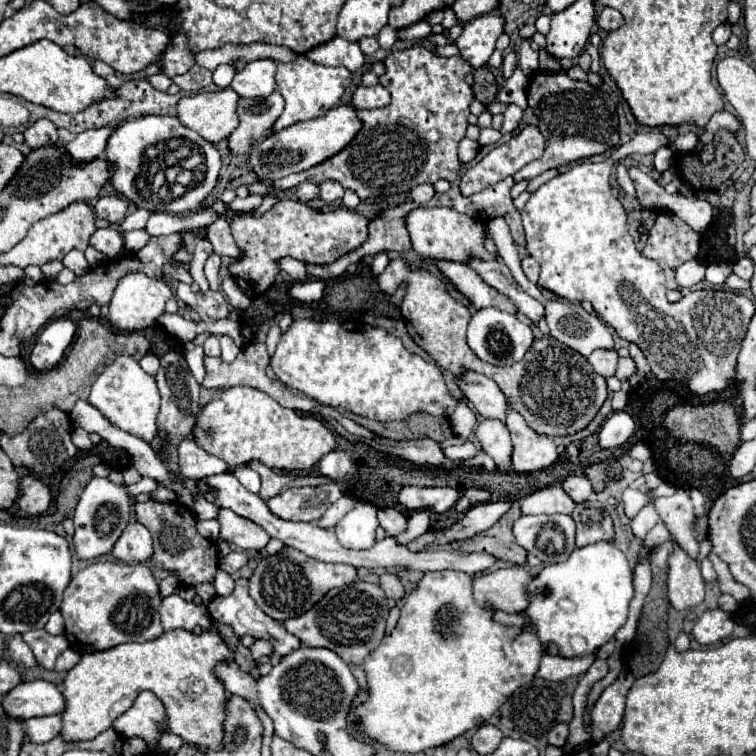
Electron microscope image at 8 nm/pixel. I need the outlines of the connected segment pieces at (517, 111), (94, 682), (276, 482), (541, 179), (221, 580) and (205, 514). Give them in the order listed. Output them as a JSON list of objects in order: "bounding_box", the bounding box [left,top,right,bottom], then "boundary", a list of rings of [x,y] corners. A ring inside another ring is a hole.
[{"bounding_box":[501,104,523,134],"boundary":[[[509,104],[507,112],[505,112],[505,122],[503,122],[503,126],[501,126],[501,132],[503,132],[503,134],[505,134],[505,132],[513,132],[513,130],[519,126],[521,116],[523,116],[523,110],[521,110],[517,104]]]},{"bounding_box":[59,630,233,750],"boundary":[[[169,630],[161,638],[143,644],[121,644],[103,652],[83,654],[61,684],[65,710],[59,736],[65,742],[91,740],[111,728],[113,720],[133,704],[141,690],[153,690],[165,706],[169,732],[181,736],[187,744],[221,750],[225,704],[229,698],[221,680],[213,674],[213,666],[221,658],[233,658],[233,652],[219,634],[209,630],[201,636],[189,630]]]},{"bounding_box":[249,460,297,500],"boundary":[[[258,460],[249,463],[249,466],[257,471],[261,478],[261,488],[259,496],[263,500],[269,500],[273,496],[277,496],[285,487],[287,487],[291,480],[297,478],[291,473],[277,472],[263,465]]]},{"bounding_box":[527,168,559,192],"boundary":[[[553,168],[553,170],[547,170],[547,172],[539,174],[539,176],[535,176],[533,180],[529,180],[529,188],[527,188],[527,190],[529,190],[529,192],[535,192],[541,184],[545,184],[547,180],[551,180],[551,178],[553,178],[553,176],[557,176],[557,174],[559,174],[559,170],[555,170],[555,168]]]},{"bounding_box":[213,570,233,596],"boundary":[[[219,570],[219,572],[215,574],[213,586],[215,586],[215,590],[217,590],[219,596],[229,596],[229,594],[233,592],[233,578],[231,578],[227,572]]]},{"bounding_box":[191,494,217,520],"boundary":[[[201,494],[195,496],[195,502],[191,506],[191,512],[197,516],[197,520],[211,520],[217,518],[217,506],[209,500],[205,500]]]}]

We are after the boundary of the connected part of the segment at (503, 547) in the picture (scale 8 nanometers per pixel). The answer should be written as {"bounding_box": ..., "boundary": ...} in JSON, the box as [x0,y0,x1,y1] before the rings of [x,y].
{"bounding_box":[451,502,527,564],"boundary":[[[513,502],[509,512],[495,526],[491,526],[489,530],[473,536],[469,540],[453,542],[451,546],[459,552],[485,552],[495,558],[509,560],[513,564],[523,564],[527,558],[527,552],[515,542],[515,538],[511,534],[511,526],[519,516],[521,516],[519,502]]]}

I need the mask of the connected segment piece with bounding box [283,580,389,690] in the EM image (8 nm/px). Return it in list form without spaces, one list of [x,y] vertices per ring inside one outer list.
[[[351,582],[343,588],[331,588],[311,610],[303,612],[297,618],[285,620],[283,626],[287,632],[295,634],[305,646],[329,648],[339,654],[351,668],[359,686],[367,690],[367,678],[363,672],[363,658],[371,654],[383,640],[385,620],[387,620],[387,596],[379,584]]]

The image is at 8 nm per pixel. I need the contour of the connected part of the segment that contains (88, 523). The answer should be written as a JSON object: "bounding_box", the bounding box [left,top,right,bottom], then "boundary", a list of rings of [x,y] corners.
{"bounding_box":[73,476,159,560],"boundary":[[[95,476],[87,488],[81,494],[81,500],[77,504],[77,510],[73,514],[73,524],[75,524],[75,534],[73,534],[73,552],[79,560],[91,560],[91,558],[99,558],[107,552],[113,550],[117,538],[121,536],[121,532],[125,530],[127,522],[129,522],[129,496],[137,496],[141,492],[151,494],[155,488],[159,486],[157,480],[153,478],[141,478],[139,484],[133,486],[117,486],[107,478],[99,478]]]}

